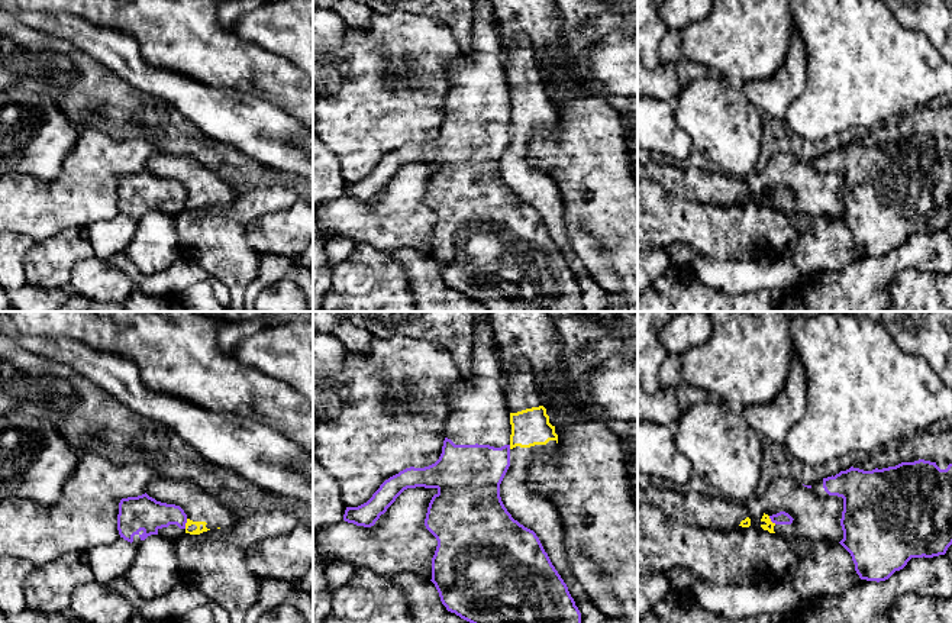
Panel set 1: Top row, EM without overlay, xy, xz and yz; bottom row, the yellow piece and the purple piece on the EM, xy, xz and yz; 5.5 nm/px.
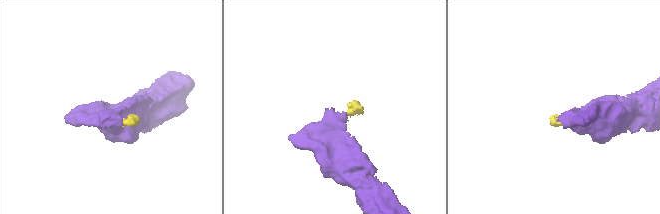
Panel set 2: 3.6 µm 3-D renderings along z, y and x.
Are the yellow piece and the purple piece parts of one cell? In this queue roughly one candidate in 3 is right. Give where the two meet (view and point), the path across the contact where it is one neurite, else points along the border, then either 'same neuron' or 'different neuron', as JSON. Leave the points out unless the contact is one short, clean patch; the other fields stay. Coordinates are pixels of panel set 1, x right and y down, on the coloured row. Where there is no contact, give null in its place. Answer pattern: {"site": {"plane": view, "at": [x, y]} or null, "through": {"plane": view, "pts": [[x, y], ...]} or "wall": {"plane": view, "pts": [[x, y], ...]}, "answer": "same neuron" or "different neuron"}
{"site": {"plane": "xy", "at": [186, 523]}, "wall": {"plane": "xy", "pts": [[187, 519], [184, 528]]}, "answer": "different neuron"}

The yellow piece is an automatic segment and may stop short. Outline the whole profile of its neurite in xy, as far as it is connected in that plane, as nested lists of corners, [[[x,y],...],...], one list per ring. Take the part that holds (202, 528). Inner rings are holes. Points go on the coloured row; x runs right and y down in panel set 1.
[[[154,477],[146,494],[156,501],[180,506],[187,514],[185,533],[200,535],[210,529],[235,526],[241,519],[216,497],[188,480]]]

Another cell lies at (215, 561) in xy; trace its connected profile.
[[[290,507],[272,511],[258,511],[241,519],[227,529],[210,529],[200,535],[184,533],[175,540],[181,581],[200,588],[207,597],[220,606],[232,623],[245,623],[248,610],[259,598],[261,578],[246,565],[248,551],[261,540],[291,532],[300,519]]]

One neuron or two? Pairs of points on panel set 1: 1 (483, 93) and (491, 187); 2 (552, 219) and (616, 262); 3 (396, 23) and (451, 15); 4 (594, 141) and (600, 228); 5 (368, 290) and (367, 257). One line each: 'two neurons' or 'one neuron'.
1: one neuron
2: two neurons
3: two neurons
4: one neuron
5: one neuron

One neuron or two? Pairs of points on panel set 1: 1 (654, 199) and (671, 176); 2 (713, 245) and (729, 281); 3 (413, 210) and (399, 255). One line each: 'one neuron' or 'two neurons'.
1: two neurons
2: two neurons
3: two neurons

